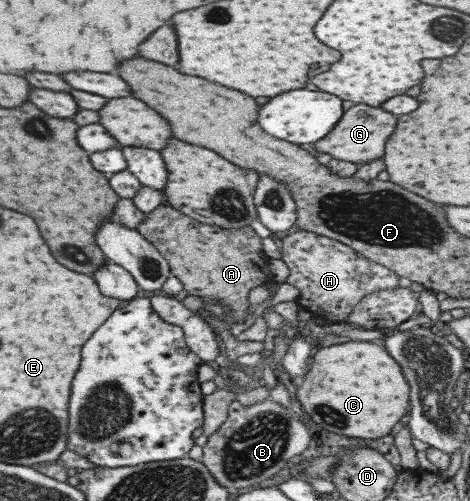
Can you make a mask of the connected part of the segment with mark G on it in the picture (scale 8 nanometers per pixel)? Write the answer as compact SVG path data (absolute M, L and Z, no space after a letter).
M356 104L344 113L340 122L336 123L328 135L317 142L311 143L308 147L316 155L318 153L328 153L334 159L362 165L362 163L380 159L384 155L384 145L386 145L388 137L392 135L392 131L396 127L396 121L398 121L396 115L390 115L382 109Z

